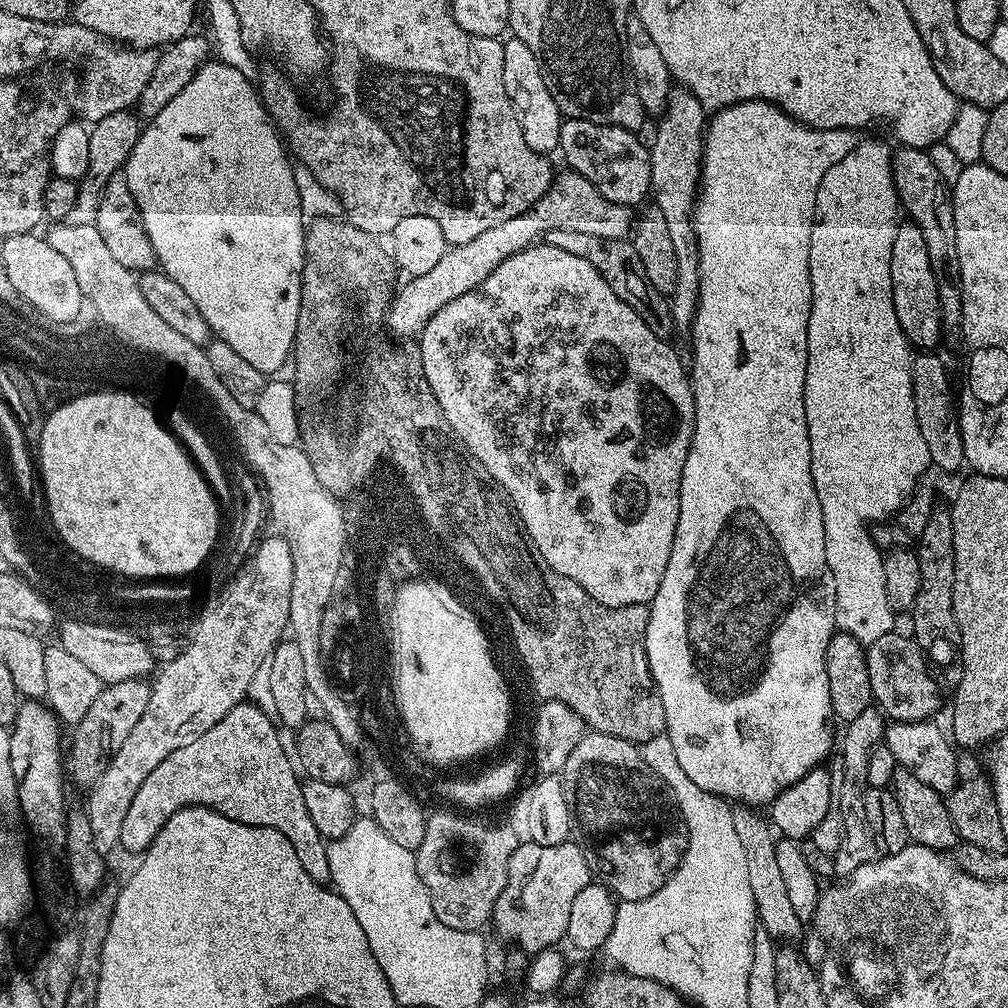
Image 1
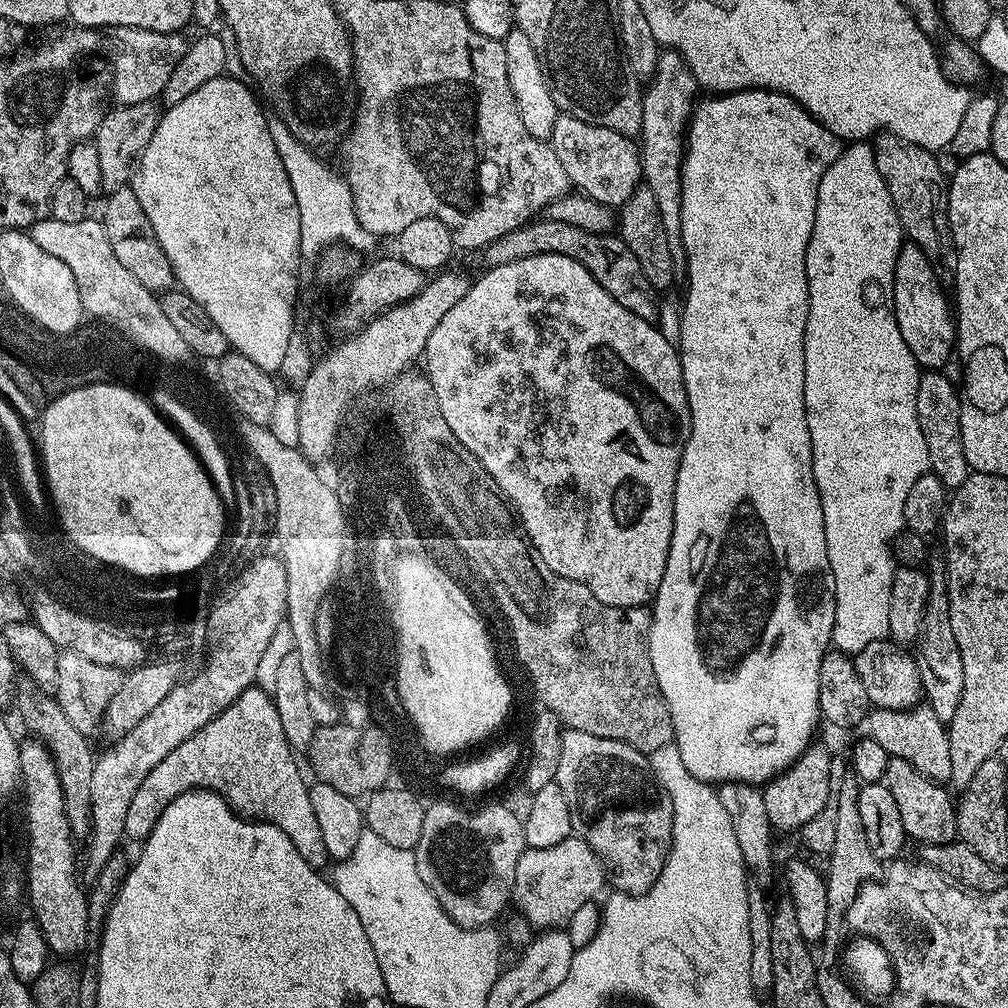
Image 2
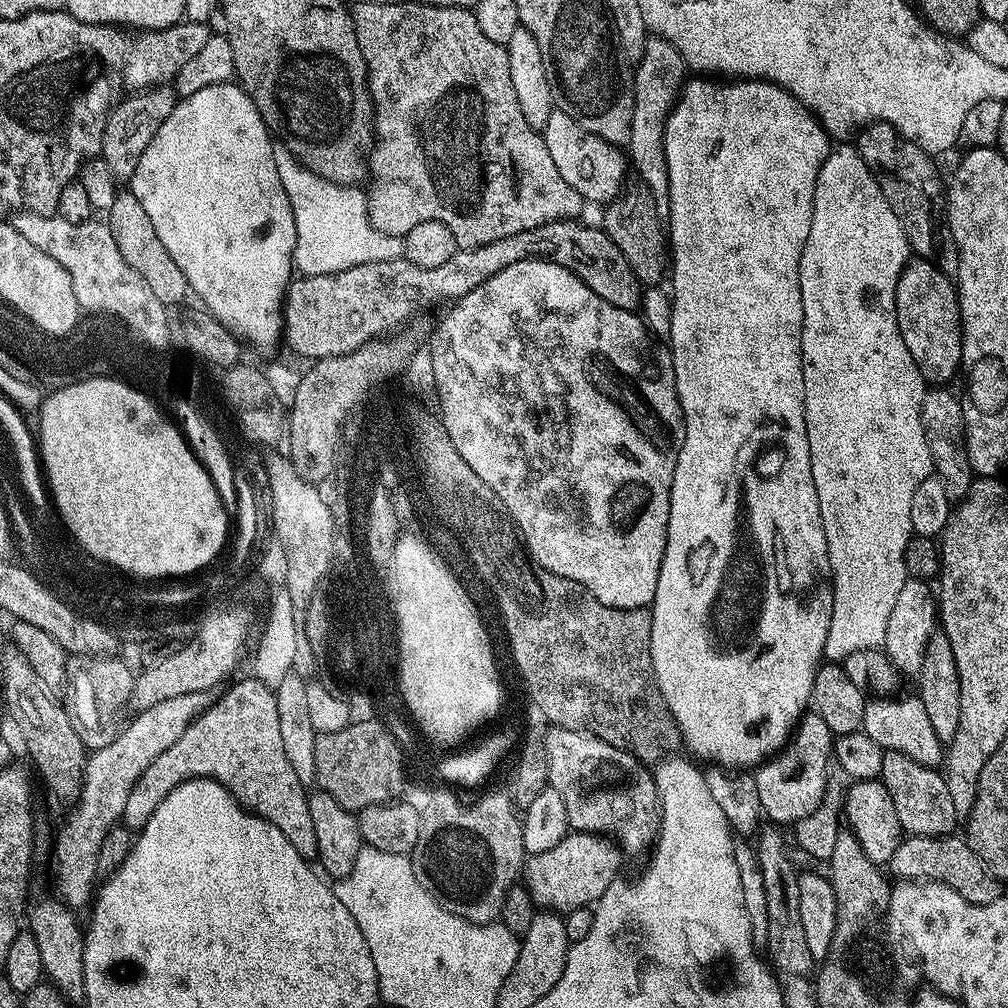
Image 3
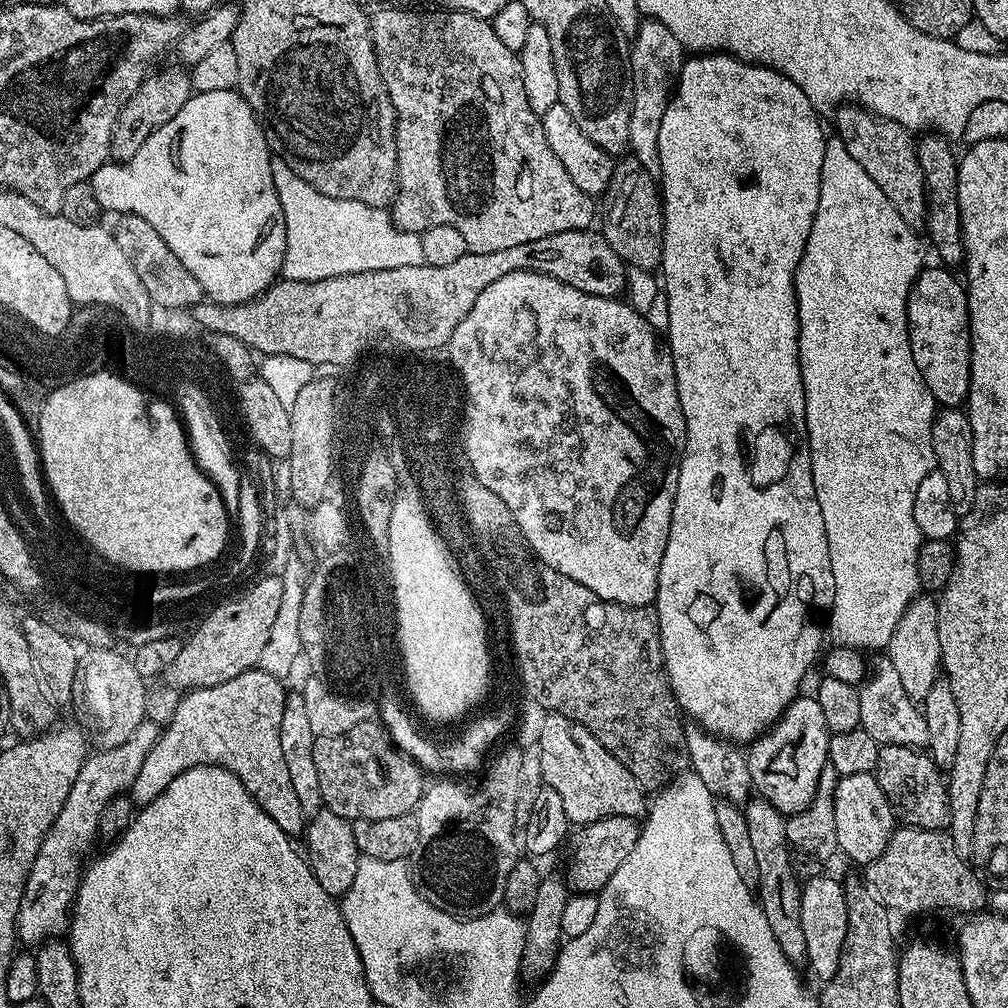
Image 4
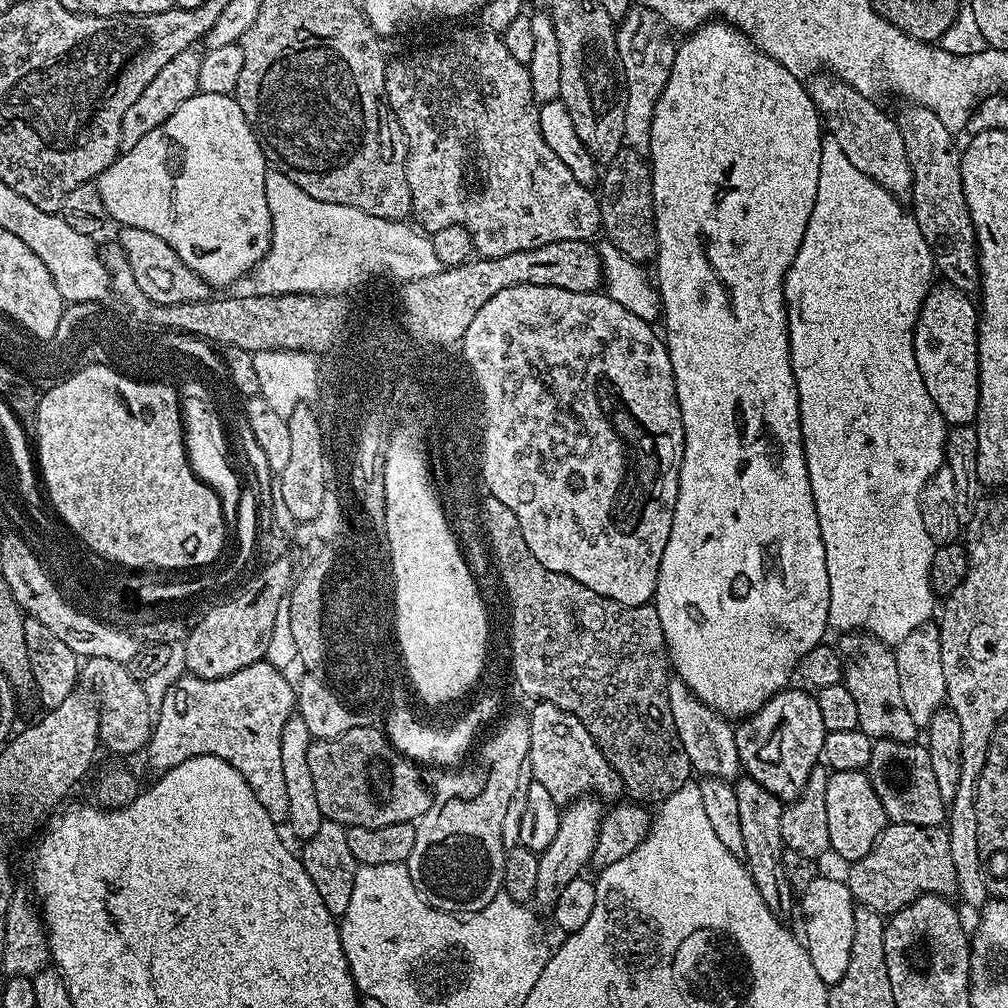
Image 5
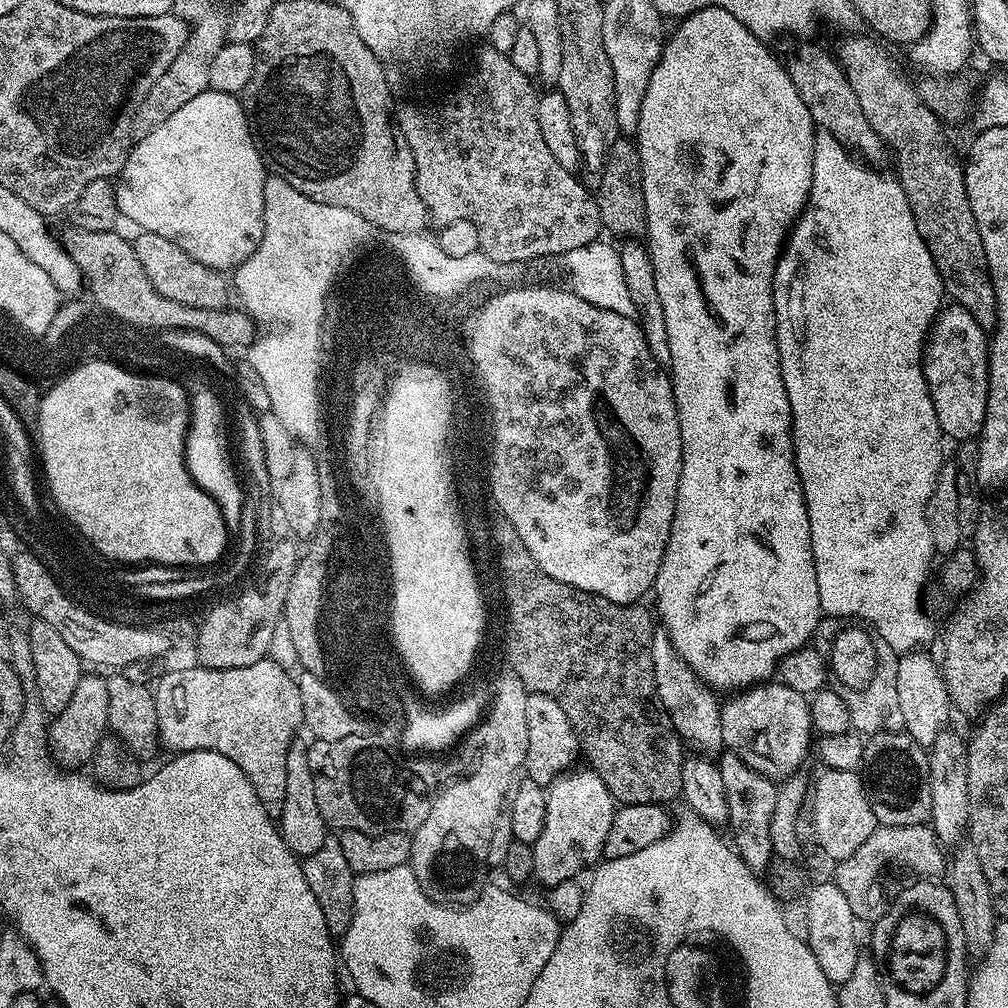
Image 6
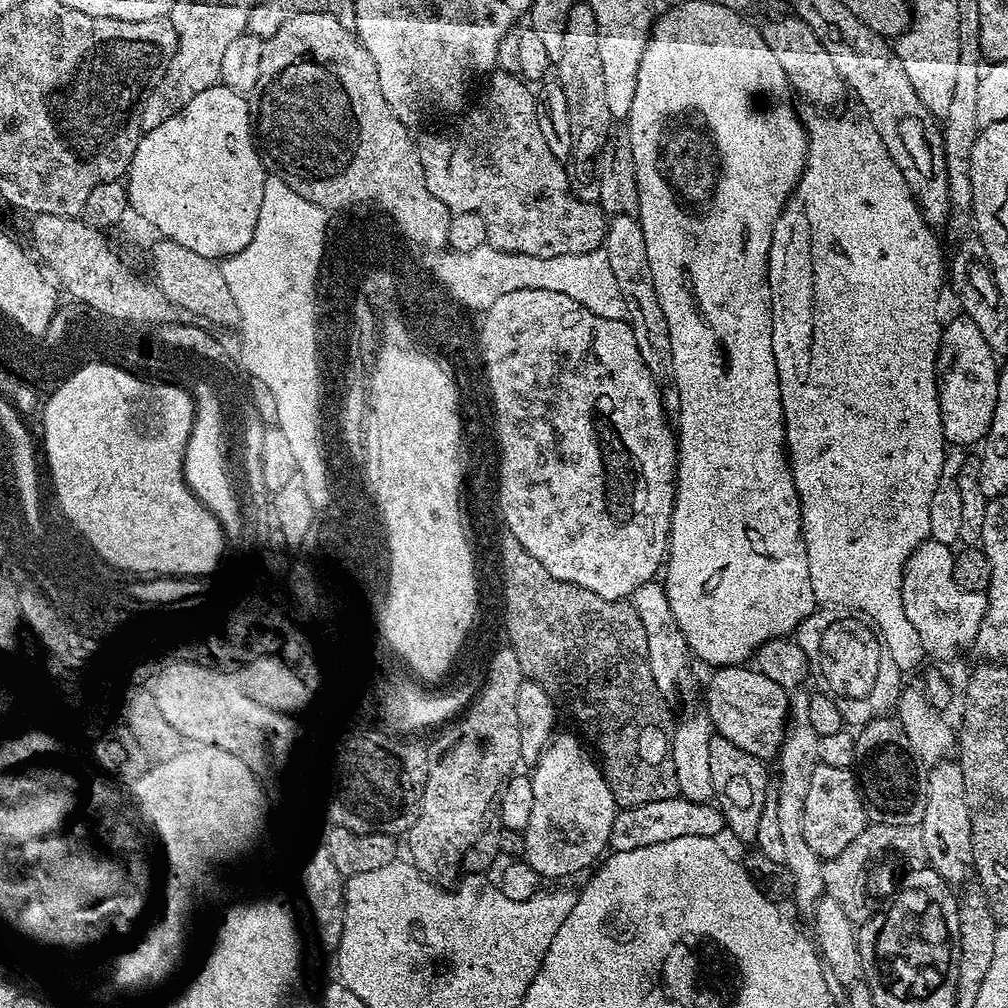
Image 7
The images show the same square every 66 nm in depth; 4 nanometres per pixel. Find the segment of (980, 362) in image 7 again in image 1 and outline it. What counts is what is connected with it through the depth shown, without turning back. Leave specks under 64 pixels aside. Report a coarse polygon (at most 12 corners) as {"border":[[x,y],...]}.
{"border":[[916,224],[896,229],[890,278],[913,349],[942,340],[938,282]]}

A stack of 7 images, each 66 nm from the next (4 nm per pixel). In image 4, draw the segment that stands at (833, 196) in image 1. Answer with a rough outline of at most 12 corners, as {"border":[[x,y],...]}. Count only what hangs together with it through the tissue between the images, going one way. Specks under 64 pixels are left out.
{"border":[[825,143],[796,267],[836,646],[921,591],[938,405],[908,341],[926,261]]}

